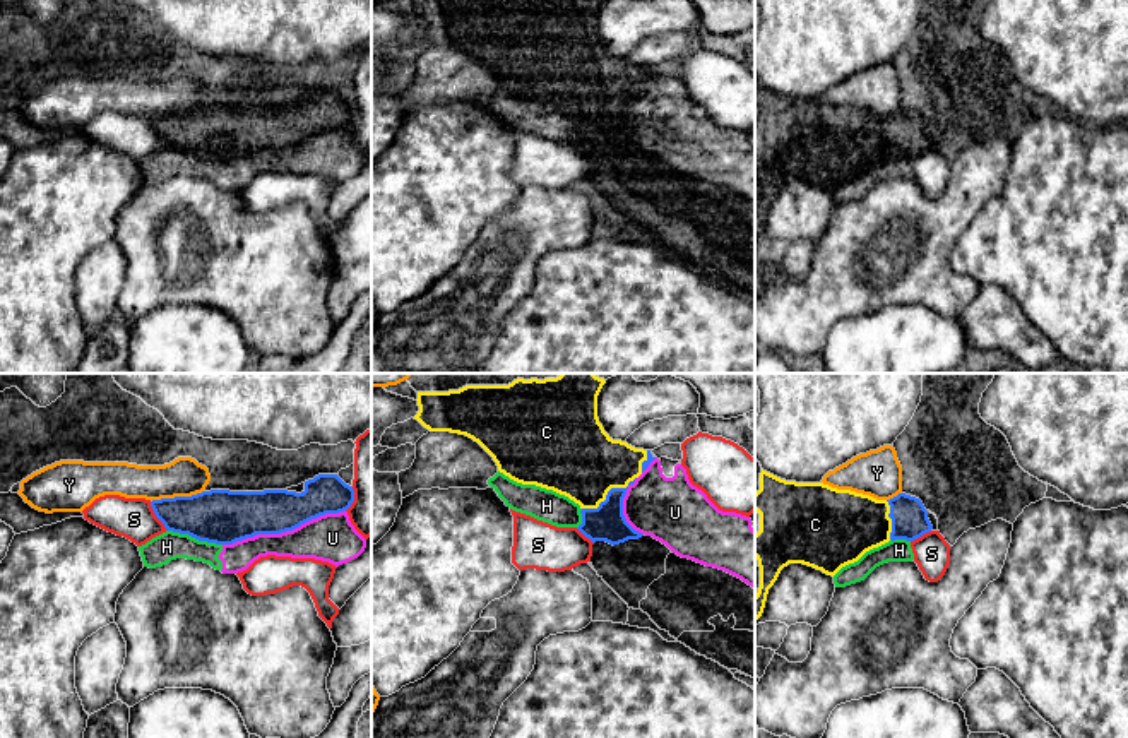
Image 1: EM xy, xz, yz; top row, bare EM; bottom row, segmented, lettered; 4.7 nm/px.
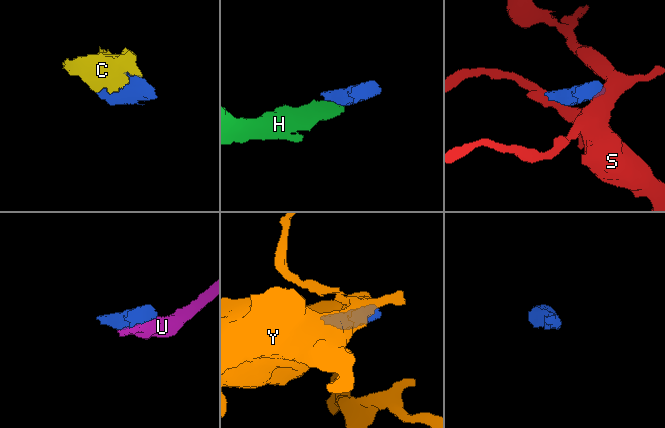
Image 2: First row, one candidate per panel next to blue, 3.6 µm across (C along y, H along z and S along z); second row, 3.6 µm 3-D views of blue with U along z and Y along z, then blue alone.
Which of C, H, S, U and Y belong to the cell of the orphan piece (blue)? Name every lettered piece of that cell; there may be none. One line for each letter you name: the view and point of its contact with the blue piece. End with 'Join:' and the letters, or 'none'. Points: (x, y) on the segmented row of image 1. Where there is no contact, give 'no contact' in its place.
C: contact xz (608, 493)
Join: C

